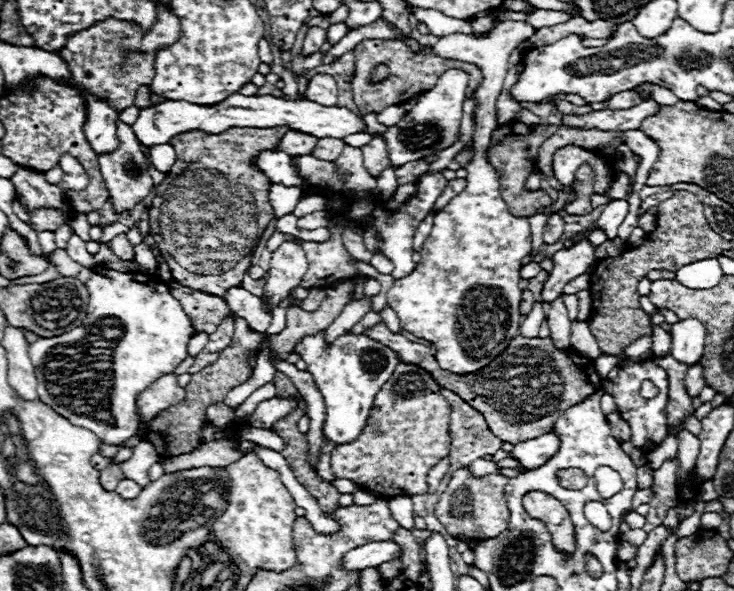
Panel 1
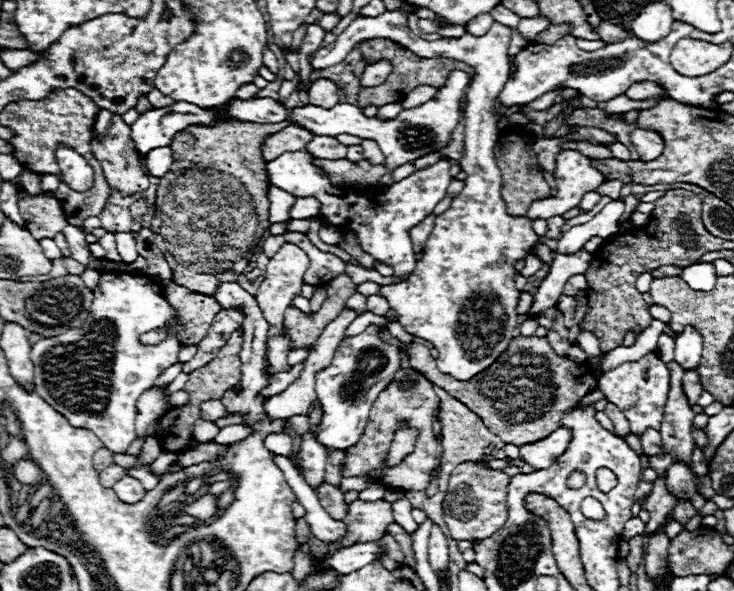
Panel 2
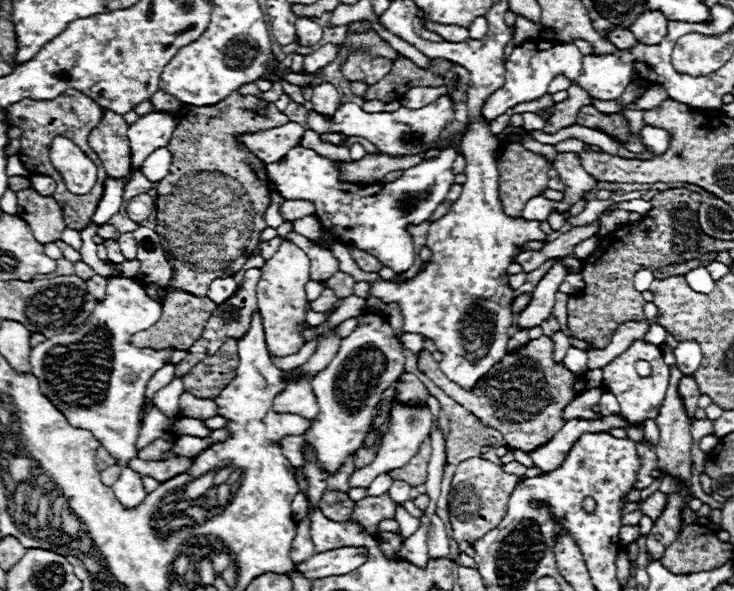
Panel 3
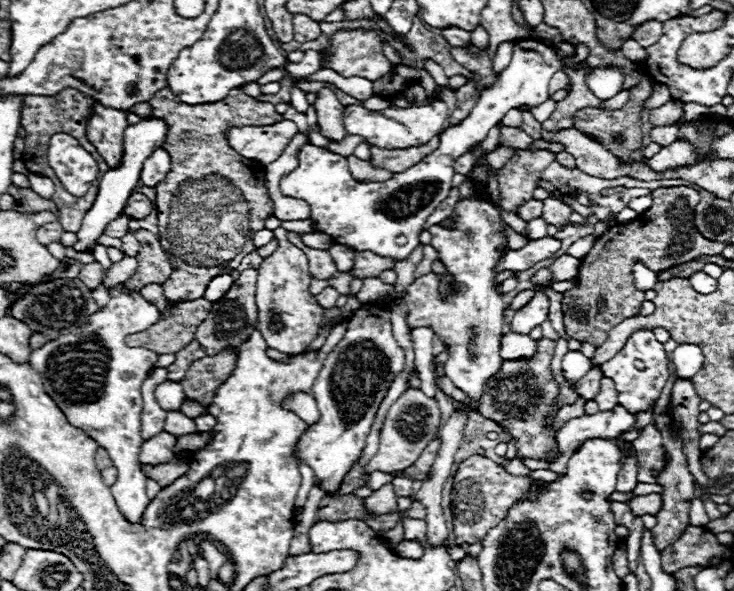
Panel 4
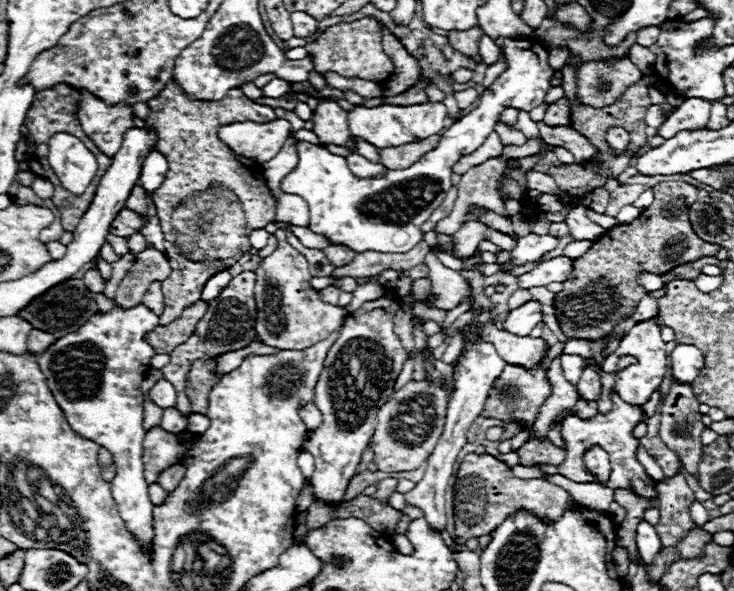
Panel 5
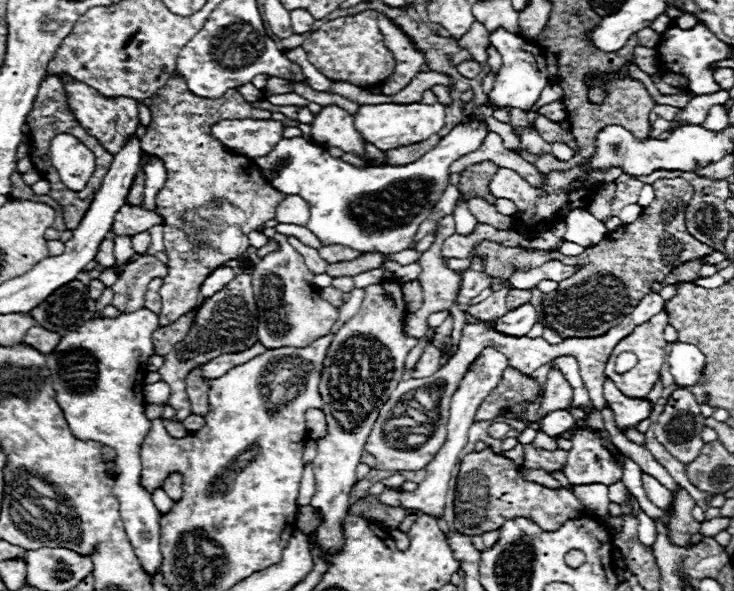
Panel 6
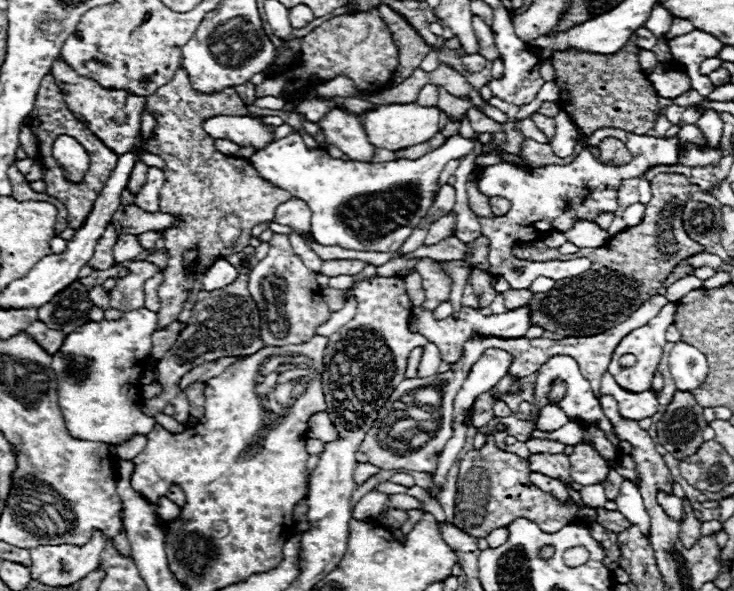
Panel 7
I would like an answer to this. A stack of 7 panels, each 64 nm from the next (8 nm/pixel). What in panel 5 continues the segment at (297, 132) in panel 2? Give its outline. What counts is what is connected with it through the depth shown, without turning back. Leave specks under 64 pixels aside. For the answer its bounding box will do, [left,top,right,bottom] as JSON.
[218,120,290,164]

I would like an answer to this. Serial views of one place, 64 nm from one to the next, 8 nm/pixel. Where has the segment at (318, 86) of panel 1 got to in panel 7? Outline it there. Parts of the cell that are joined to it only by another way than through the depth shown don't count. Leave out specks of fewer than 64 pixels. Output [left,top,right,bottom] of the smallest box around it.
[318,110,374,160]

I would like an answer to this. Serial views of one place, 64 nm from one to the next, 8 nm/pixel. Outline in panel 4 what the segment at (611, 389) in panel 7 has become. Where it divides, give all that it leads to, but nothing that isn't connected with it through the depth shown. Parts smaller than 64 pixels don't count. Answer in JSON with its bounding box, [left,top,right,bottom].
[550,404,638,492]

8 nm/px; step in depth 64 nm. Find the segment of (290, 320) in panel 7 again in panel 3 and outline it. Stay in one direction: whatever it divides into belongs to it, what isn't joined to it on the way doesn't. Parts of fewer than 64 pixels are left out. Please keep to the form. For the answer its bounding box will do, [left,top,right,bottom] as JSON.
[256,222,310,356]

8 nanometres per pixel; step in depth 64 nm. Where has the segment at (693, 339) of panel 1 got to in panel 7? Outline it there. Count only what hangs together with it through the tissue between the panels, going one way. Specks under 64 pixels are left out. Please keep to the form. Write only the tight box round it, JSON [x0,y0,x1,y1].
[670,342,708,392]

